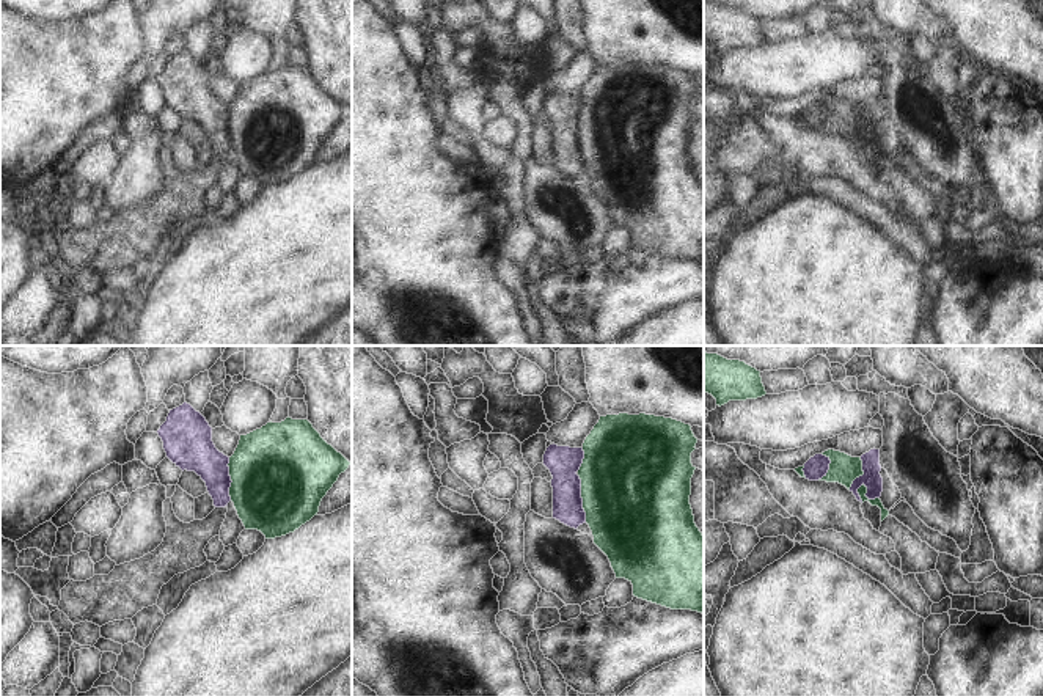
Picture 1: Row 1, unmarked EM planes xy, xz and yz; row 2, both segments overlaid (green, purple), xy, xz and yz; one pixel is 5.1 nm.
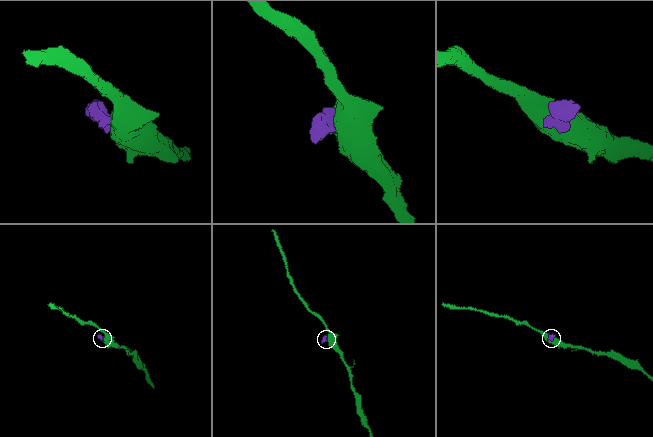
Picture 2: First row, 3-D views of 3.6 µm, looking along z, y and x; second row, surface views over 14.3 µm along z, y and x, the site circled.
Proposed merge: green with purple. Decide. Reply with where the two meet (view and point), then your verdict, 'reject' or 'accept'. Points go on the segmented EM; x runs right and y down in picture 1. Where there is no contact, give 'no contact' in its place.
meets green in xz at (581, 497); reject

